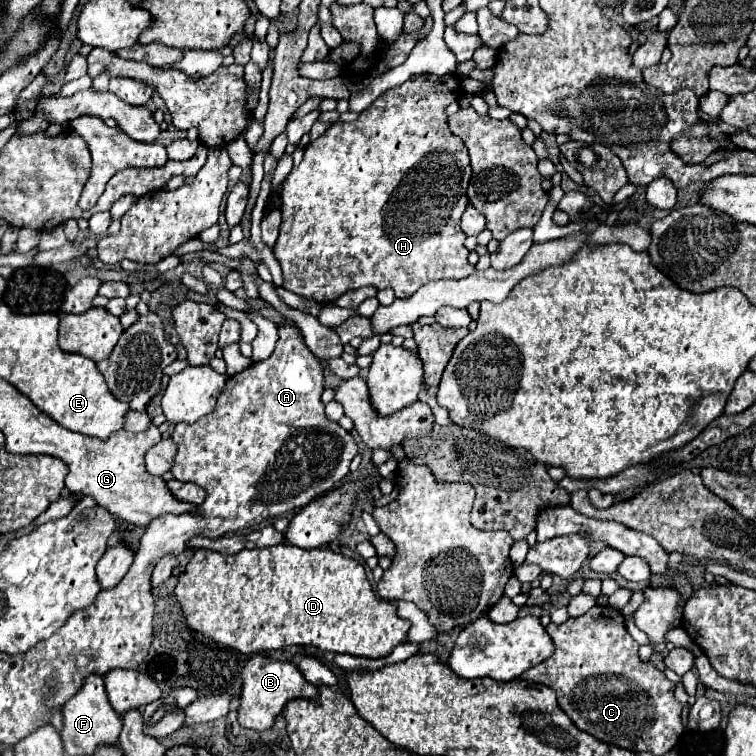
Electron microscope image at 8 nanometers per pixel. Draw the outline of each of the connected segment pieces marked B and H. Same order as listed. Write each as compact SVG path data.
M253 655L243 673L241 673L241 705L239 705L239 723L245 729L265 731L271 729L275 717L283 711L283 707L299 697L317 699L319 689L309 685L305 677L299 673L297 665L291 661L271 661L265 655Z
M419 75L419 77L413 77L413 79L405 81L399 87L389 89L379 99L375 99L373 105L369 105L359 115L357 121L353 121L353 123L333 123L319 139L311 141L305 147L303 161L295 167L295 171L291 171L291 175L285 181L285 185L281 187L283 223L281 223L279 239L275 243L275 257L277 257L277 261L279 261L281 269L283 269L283 275L285 275L283 287L287 291L293 291L293 293L297 293L301 297L313 299L317 303L331 303L337 297L341 297L345 291L371 285L375 289L391 287L399 299L405 299L405 297L411 297L427 281L465 279L465 277L469 277L475 271L475 267L469 265L469 261L467 261L469 251L463 247L463 241L467 237L465 237L465 233L461 233L461 227L459 227L459 219L461 219L463 211L469 205L469 201L467 201L467 185L469 185L469 179L471 179L469 155L465 151L463 141L449 133L447 115L445 115L445 107L449 103L457 101L457 97L459 97L457 93L459 93L457 75L443 75L443 77Z

